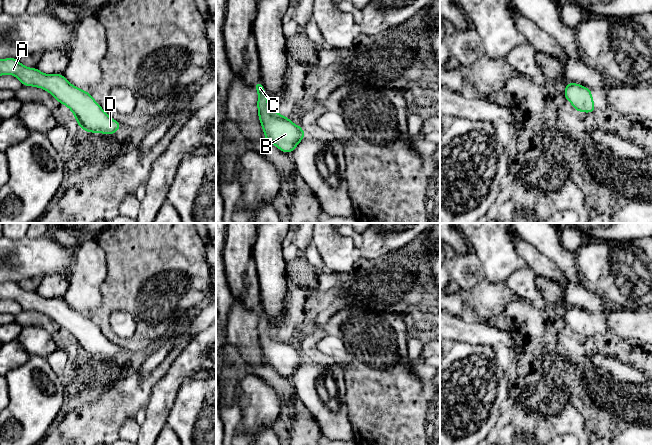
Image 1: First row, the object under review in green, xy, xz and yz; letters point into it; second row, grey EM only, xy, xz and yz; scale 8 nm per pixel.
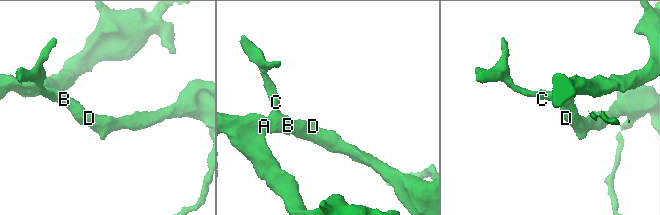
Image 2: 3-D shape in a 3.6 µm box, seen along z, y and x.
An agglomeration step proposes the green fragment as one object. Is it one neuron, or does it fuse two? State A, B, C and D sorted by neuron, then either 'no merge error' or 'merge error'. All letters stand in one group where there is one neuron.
A B C D; no merge error

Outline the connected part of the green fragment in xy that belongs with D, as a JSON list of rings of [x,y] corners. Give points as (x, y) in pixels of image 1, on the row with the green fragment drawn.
[[[16,58],[0,59],[0,76],[4,74],[17,77],[23,86],[49,92],[57,102],[71,110],[83,131],[114,135],[122,126],[87,91],[75,87],[63,74],[44,74],[36,67],[22,65]]]

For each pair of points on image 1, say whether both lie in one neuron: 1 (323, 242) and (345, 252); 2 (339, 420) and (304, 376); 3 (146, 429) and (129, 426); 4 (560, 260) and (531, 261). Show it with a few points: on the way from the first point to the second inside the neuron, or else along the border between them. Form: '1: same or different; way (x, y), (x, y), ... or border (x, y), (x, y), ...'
1: same; way (328, 242), (340, 252)
2: same; way (327, 412), (321, 406), (312, 388)
3: different; border (140, 426), (138, 434)
4: different; border (532, 245), (548, 257), (565, 278)

